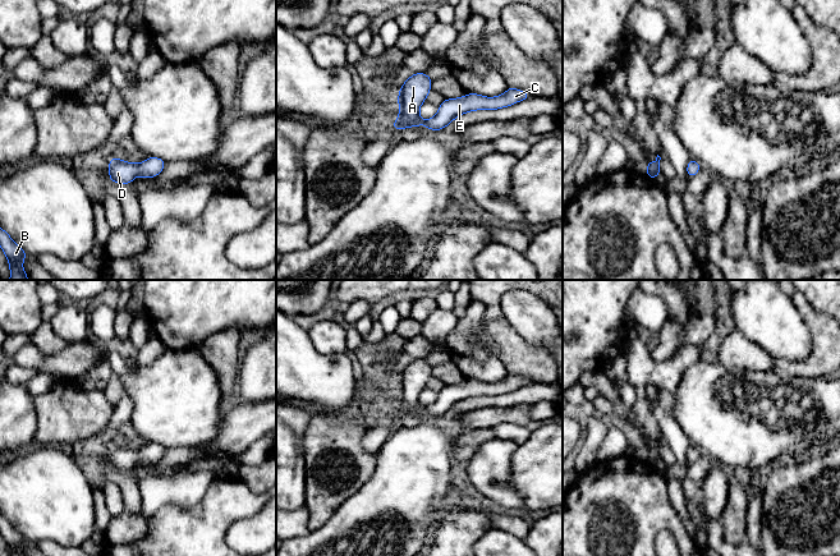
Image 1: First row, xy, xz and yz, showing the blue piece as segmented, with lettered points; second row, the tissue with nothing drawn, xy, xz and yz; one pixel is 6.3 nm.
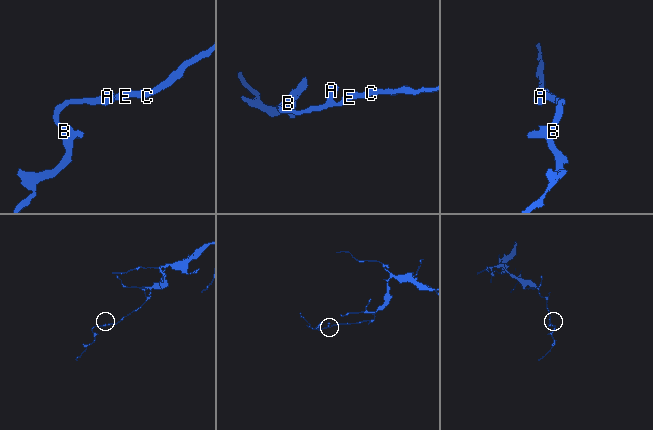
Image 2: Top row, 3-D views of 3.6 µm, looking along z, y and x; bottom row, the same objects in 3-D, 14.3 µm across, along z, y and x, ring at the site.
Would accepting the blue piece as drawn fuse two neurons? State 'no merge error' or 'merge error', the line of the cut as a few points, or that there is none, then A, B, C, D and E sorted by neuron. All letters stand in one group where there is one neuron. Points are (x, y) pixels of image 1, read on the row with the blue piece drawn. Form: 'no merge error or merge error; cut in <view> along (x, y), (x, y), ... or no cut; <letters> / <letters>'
no merge error; no cut; A B C D E

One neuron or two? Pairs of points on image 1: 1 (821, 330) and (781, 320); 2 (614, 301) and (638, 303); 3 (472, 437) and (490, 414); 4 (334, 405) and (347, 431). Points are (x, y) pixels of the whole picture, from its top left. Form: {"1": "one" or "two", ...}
{"1": "two", "2": "two", "3": "two", "4": "two"}

